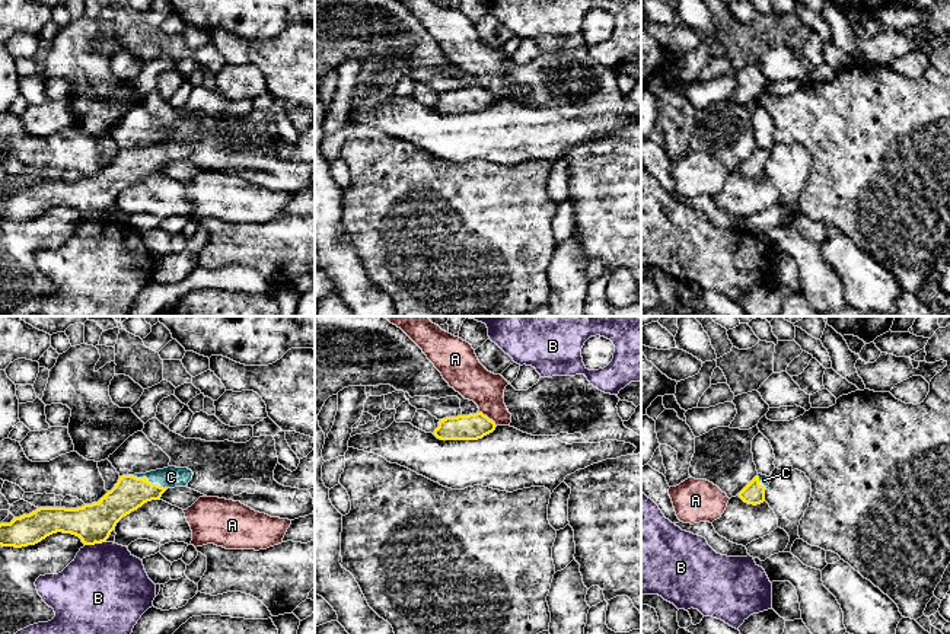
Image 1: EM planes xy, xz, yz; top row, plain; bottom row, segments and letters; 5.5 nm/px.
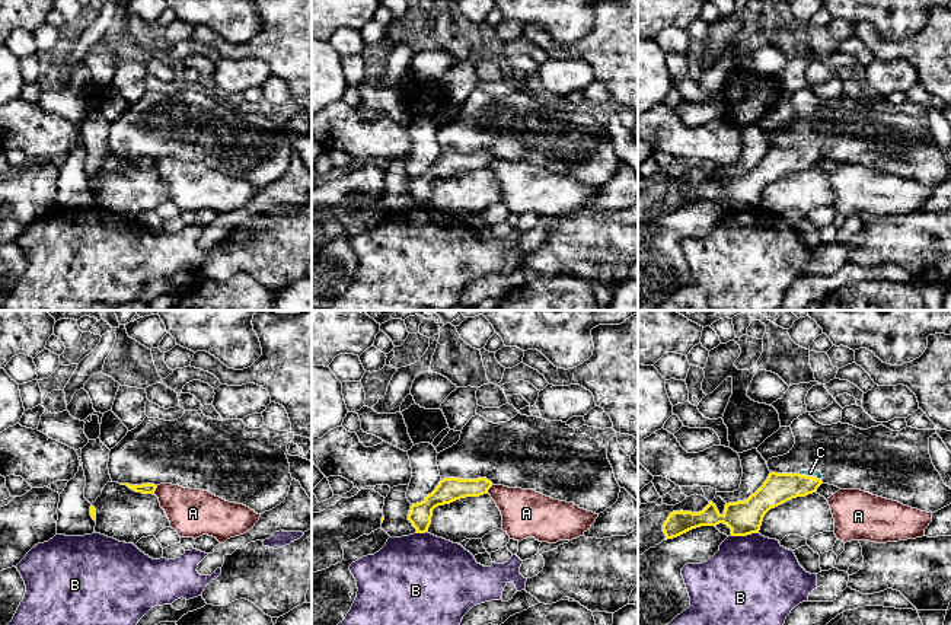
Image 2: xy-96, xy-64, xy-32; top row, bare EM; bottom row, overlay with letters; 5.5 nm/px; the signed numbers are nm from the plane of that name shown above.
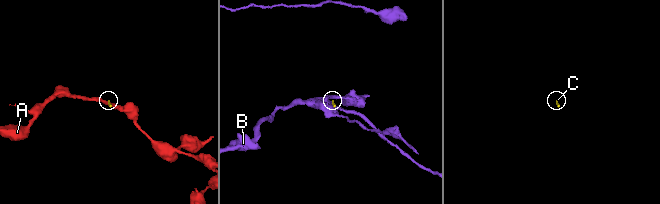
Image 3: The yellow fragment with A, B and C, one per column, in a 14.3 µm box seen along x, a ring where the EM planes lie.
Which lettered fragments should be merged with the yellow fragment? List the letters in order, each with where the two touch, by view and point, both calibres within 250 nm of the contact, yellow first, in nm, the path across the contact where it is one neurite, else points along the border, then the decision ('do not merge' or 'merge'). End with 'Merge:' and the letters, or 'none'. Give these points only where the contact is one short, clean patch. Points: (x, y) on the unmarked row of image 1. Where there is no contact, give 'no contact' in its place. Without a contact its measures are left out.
A: meets yellow in xz at (487, 91); 140 nm thick on the yellow side, 200 nm on the other; border along xz (480, 85), (496, 99); do not merge
B: meets yellow in xy at (93, 217); 220 nm thick on the yellow side, 460 nm on the other; border along xy (104, 214), (85, 219); do not merge
C: meets yellow in xy at (150, 156); 190 nm thick on the yellow side, 120 nm on the other; runs through xy (130, 166), (150, 156), (171, 150); merge
Merge: C

